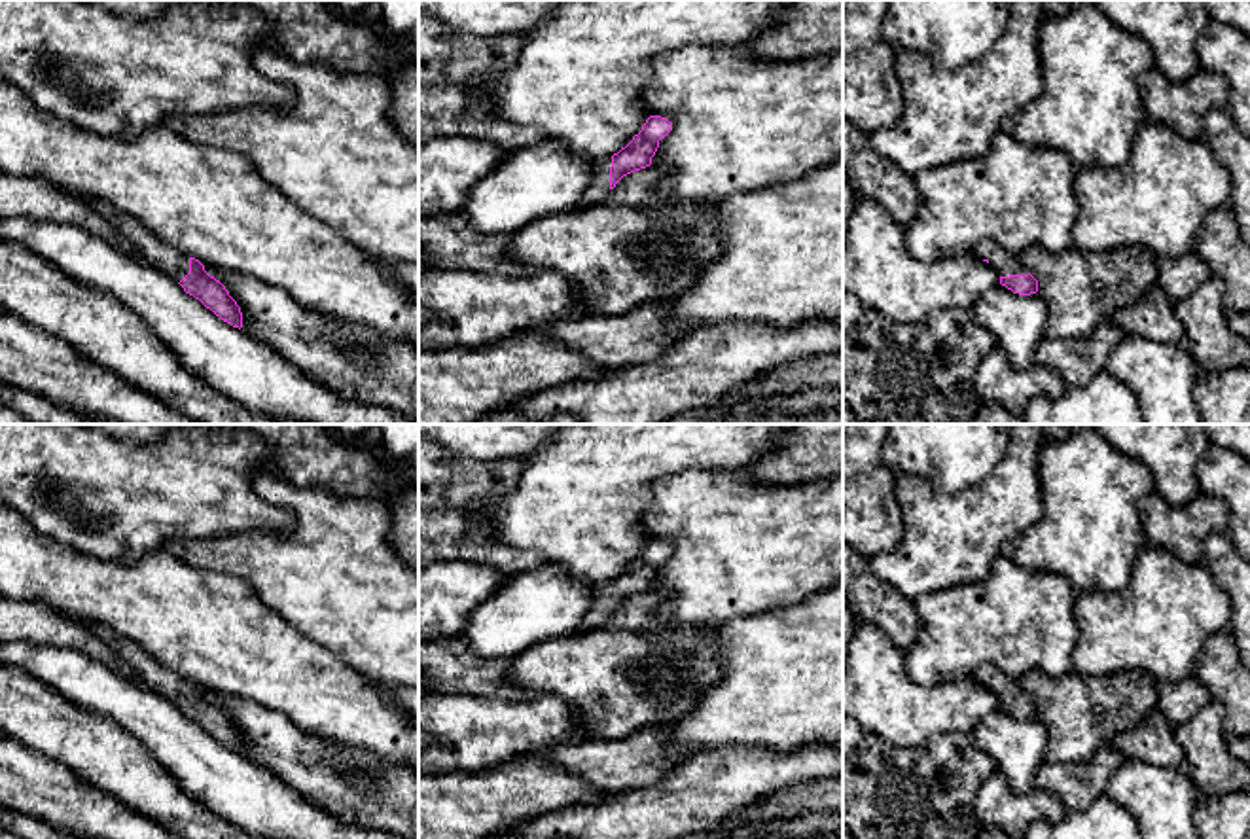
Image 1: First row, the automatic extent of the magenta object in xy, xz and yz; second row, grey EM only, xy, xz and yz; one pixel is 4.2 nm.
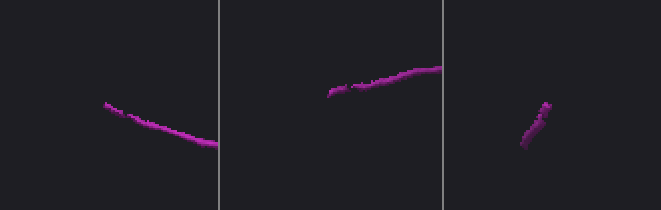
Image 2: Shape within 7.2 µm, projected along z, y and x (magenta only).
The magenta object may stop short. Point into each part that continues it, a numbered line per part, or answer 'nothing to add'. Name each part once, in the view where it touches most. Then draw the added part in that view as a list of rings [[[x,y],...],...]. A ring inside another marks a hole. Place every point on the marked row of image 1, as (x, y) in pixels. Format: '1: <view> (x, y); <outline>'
1: yz (1006, 264); [[[991,239],[981,241],[973,248],[973,254],[981,259],[987,259],[989,265],[994,267],[1000,277],[1030,273],[1021,265],[1019,256],[1006,252],[996,241]]]

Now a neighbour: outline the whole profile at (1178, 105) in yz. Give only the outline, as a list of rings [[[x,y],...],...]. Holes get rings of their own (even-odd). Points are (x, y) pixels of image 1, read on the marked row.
[[[1157,66],[1138,78],[1140,100],[1148,121],[1174,129],[1186,138],[1203,138],[1201,121],[1212,108],[1225,108],[1227,81],[1197,70],[1182,81],[1169,80]]]

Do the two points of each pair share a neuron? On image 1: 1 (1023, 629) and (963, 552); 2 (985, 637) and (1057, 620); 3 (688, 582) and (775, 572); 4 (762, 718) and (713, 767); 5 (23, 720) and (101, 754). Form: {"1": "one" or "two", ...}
{"1": "two", "2": "one", "3": "one", "4": "two", "5": "one"}

